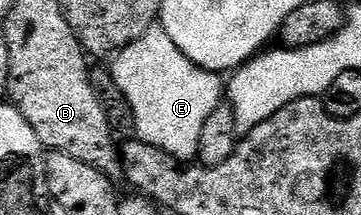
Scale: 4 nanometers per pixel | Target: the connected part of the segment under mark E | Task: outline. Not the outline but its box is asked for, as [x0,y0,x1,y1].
[110,28,226,164]

